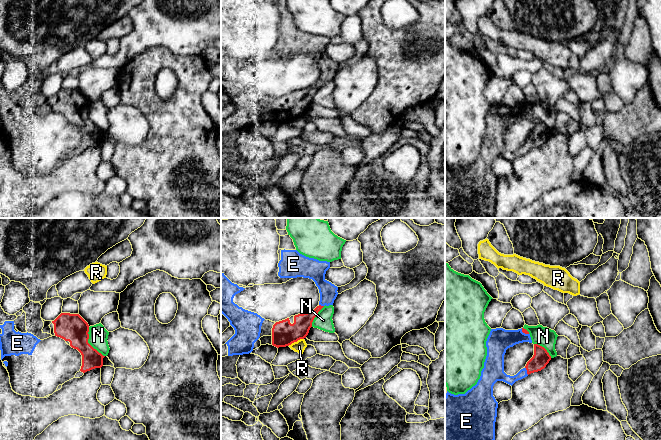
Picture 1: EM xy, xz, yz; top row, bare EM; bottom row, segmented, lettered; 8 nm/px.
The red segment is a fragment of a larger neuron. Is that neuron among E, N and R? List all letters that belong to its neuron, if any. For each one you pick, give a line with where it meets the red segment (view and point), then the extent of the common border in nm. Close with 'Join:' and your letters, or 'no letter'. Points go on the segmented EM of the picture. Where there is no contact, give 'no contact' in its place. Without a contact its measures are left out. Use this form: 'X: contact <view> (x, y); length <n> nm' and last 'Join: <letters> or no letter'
E: contact yz (527, 371); length 70 nm
Join: E

